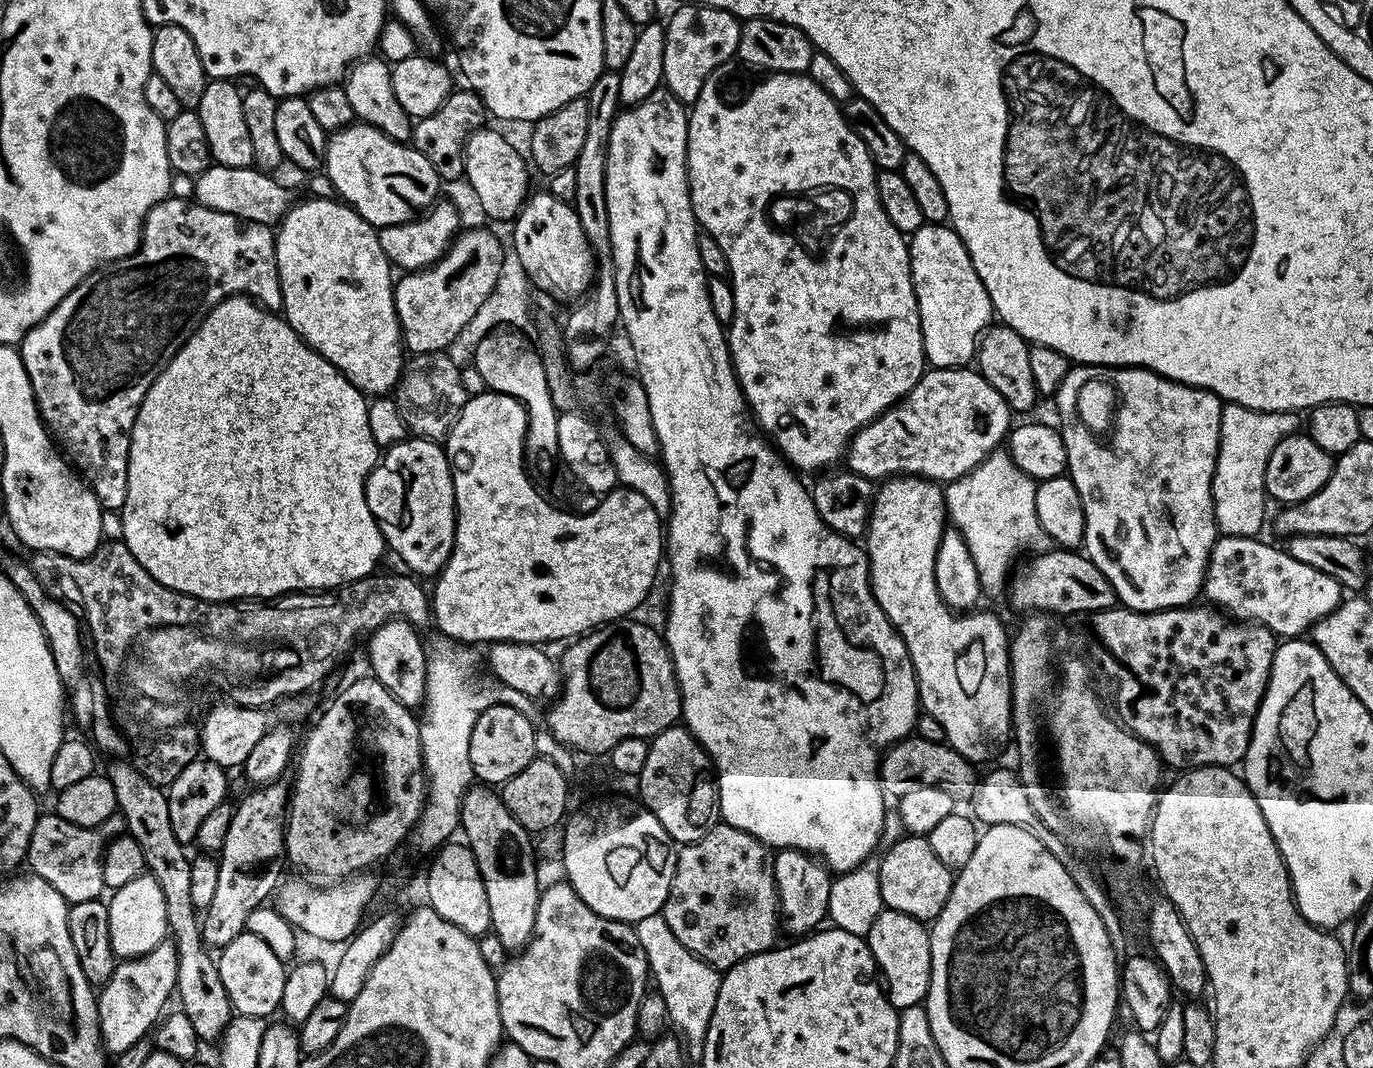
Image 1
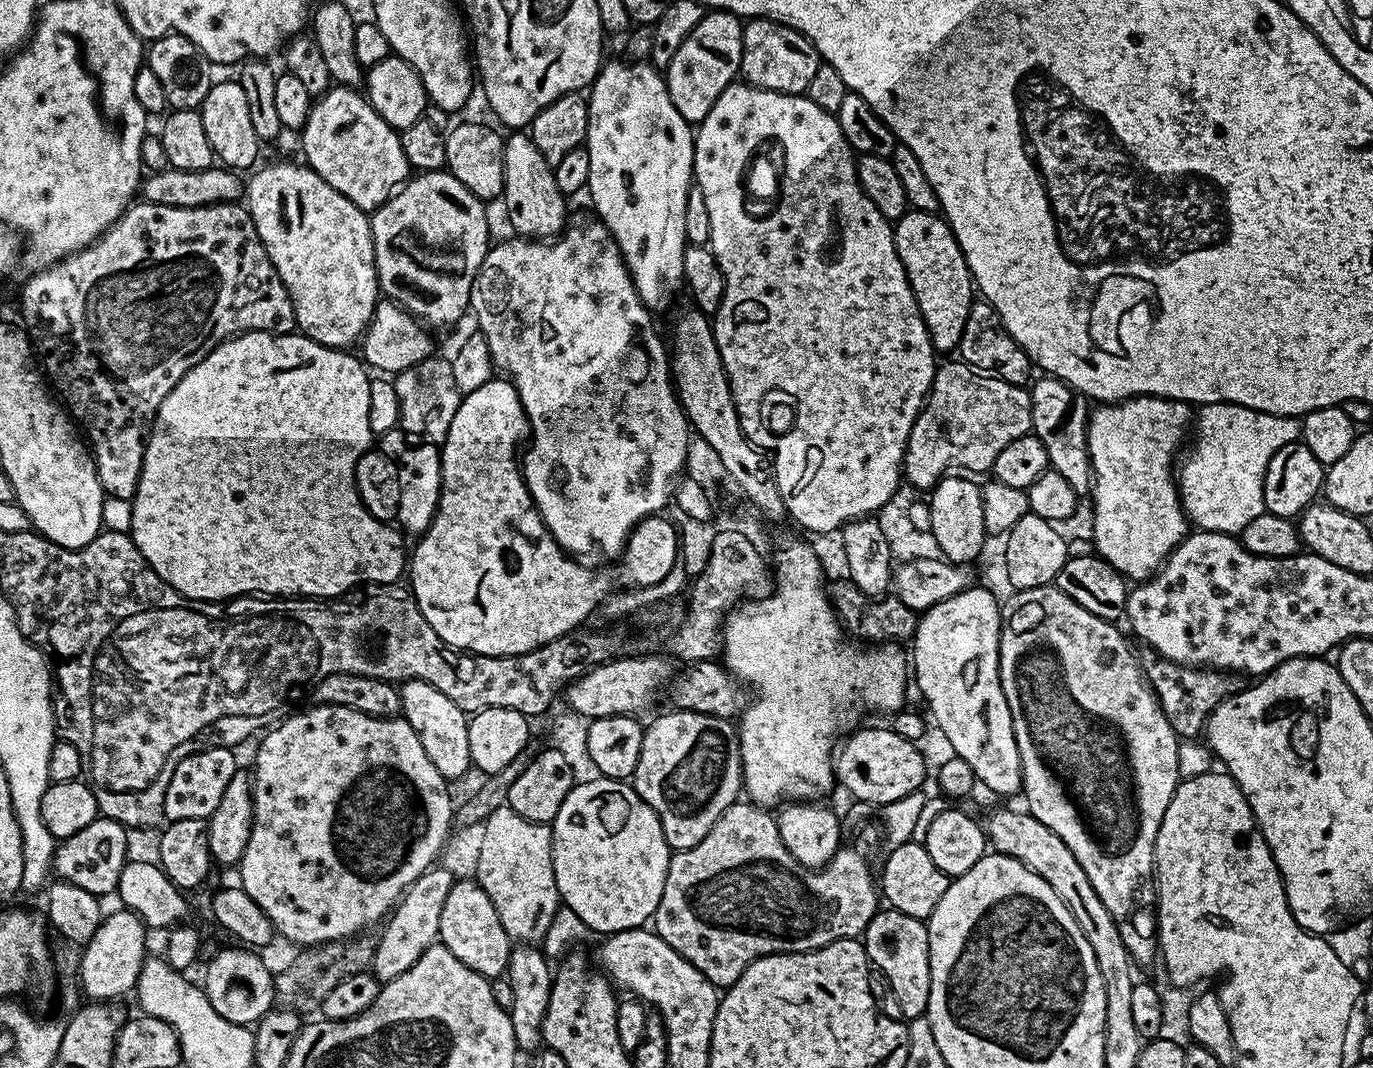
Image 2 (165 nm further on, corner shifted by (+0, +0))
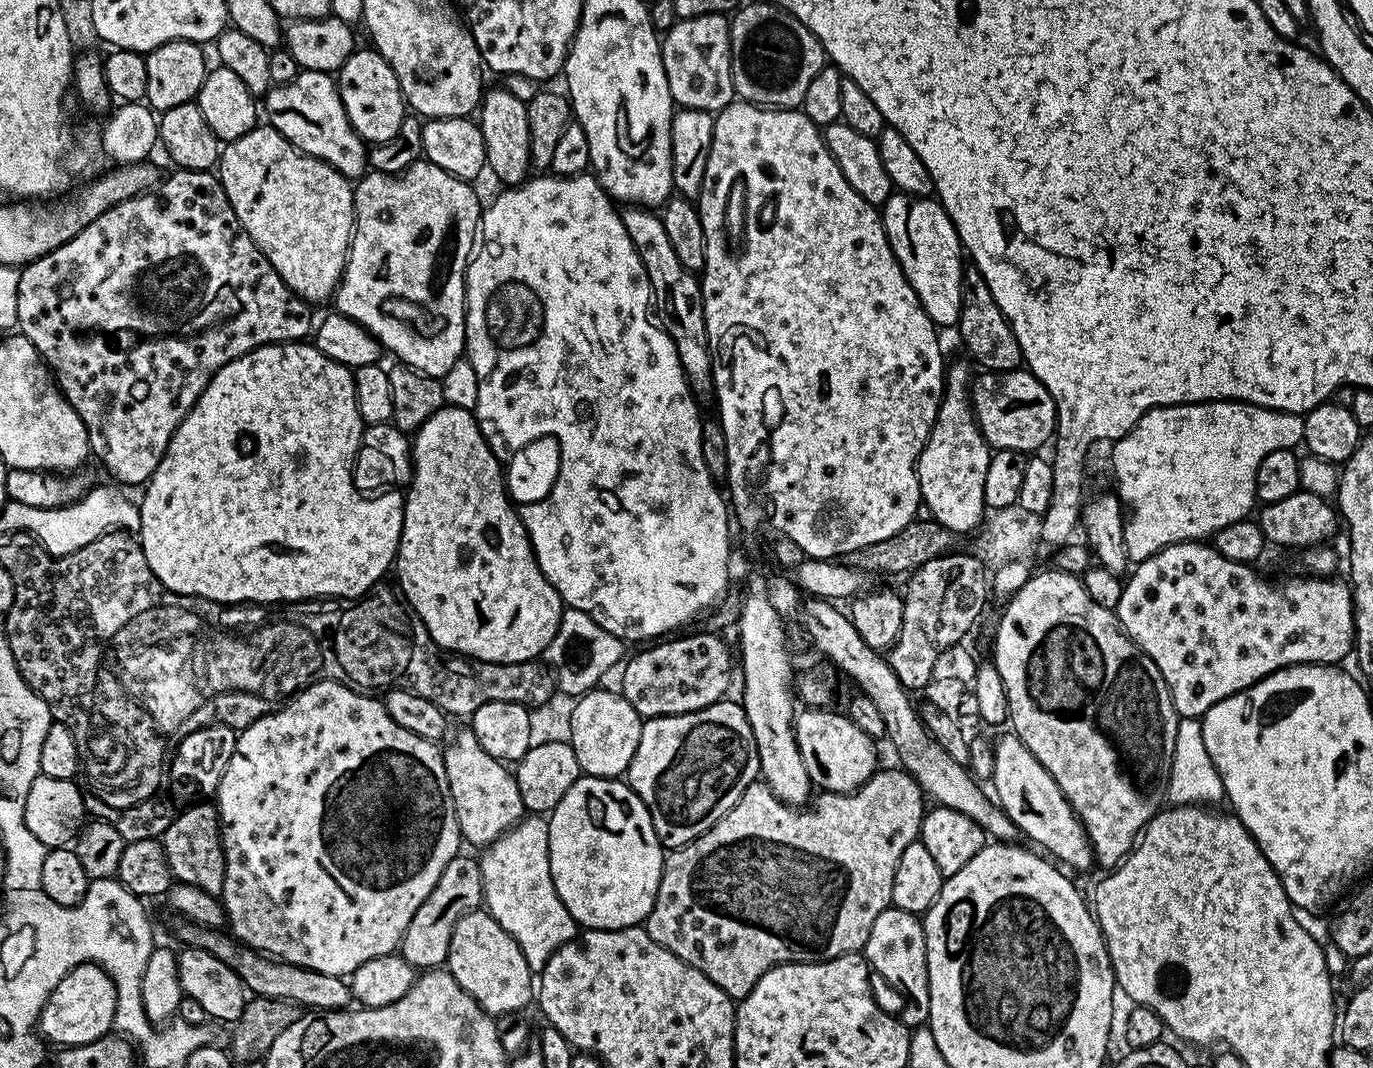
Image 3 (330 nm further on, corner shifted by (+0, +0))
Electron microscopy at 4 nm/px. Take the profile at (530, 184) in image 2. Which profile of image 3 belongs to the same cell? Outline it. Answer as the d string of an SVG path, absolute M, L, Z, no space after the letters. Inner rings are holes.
M496 86L493 92L483 93L478 105L478 123L486 142L487 164L498 174L504 186L523 184L529 179L532 168L527 103L514 98L514 94L510 94L504 87Z

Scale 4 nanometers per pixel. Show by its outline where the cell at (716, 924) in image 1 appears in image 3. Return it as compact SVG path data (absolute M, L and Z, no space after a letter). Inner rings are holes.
M903 767L877 770L868 781L855 792L821 791L815 797L816 812L804 812L803 807L785 804L763 782L754 782L738 798L738 802L710 830L706 830L698 838L681 848L671 849L664 857L664 869L658 886L658 894L654 906L646 921L646 930L658 946L670 950L682 962L694 966L714 986L718 986L733 1002L739 1002L754 990L758 978L779 964L817 964L823 960L833 960L851 952L860 952L870 938L870 926L874 926L874 918L882 914L882 910L892 904L892 887L894 886L894 870L898 870L898 858L902 858L902 850L906 846L917 843L920 827L926 811L926 793L918 786L918 782Z

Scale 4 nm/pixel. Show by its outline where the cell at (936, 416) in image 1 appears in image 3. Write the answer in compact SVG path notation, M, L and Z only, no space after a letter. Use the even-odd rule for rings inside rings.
M1027 370L981 371L970 385L970 399L980 433L993 450L1005 448L1032 454L1040 450L1047 440L1049 443L1053 439L1056 430L1056 403L1043 382Z

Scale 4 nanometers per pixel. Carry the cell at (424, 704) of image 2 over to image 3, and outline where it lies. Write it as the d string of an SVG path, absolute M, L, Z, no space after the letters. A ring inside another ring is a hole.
M464 726L464 729L450 740L443 745L442 751L446 782L450 782L450 798L454 802L454 814L458 818L461 837L467 843L469 840L472 844L487 846L526 815L518 782L505 761L496 760L486 754L486 750L482 750L471 727Z

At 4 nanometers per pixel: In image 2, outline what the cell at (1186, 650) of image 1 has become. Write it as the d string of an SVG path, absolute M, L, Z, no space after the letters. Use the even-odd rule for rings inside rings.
M1152 658L1149 664L1143 665L1145 677L1150 681L1153 689L1164 705L1164 712L1168 716L1170 726L1180 738L1196 738L1205 731L1207 722L1215 710L1224 700L1237 691L1237 677L1224 670L1206 668L1203 666L1189 666L1176 664L1173 660Z

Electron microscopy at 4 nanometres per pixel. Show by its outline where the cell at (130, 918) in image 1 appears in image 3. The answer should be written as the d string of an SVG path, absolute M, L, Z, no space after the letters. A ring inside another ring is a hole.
M79 964L71 968L49 994L38 1017L38 1032L53 1040L56 1046L75 1046L109 1035L115 1022L116 987L108 971L99 964Z

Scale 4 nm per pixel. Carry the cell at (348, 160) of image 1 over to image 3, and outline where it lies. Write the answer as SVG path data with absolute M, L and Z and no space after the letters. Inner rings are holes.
M301 70L289 84L269 88L268 95L262 100L262 112L268 115L267 123L277 128L294 147L326 162L349 181L359 181L369 171L369 145L356 133L354 126L350 126L337 81L329 73Z

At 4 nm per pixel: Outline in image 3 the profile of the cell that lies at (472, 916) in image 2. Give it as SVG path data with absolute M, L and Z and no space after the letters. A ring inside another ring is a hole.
M486 910L467 912L454 926L446 970L493 1018L527 1009L528 999L534 996L534 973L518 942L514 942L514 938L510 938Z

